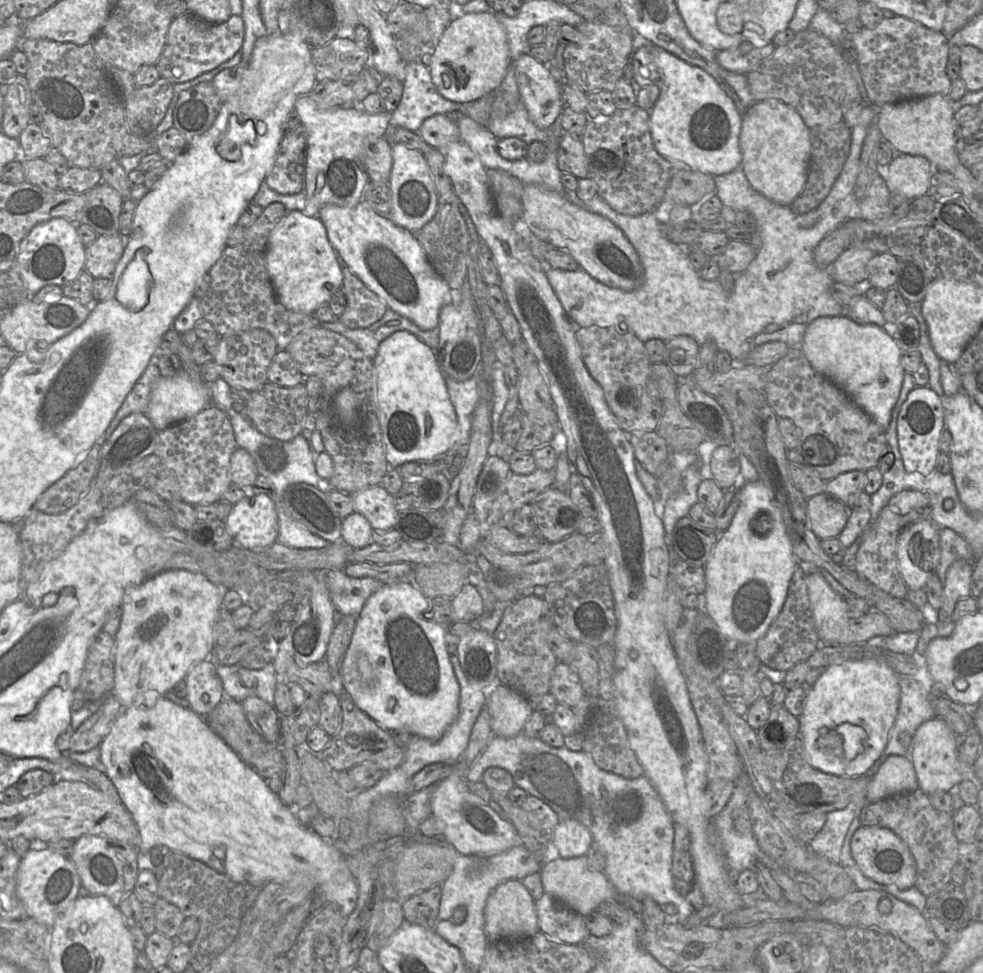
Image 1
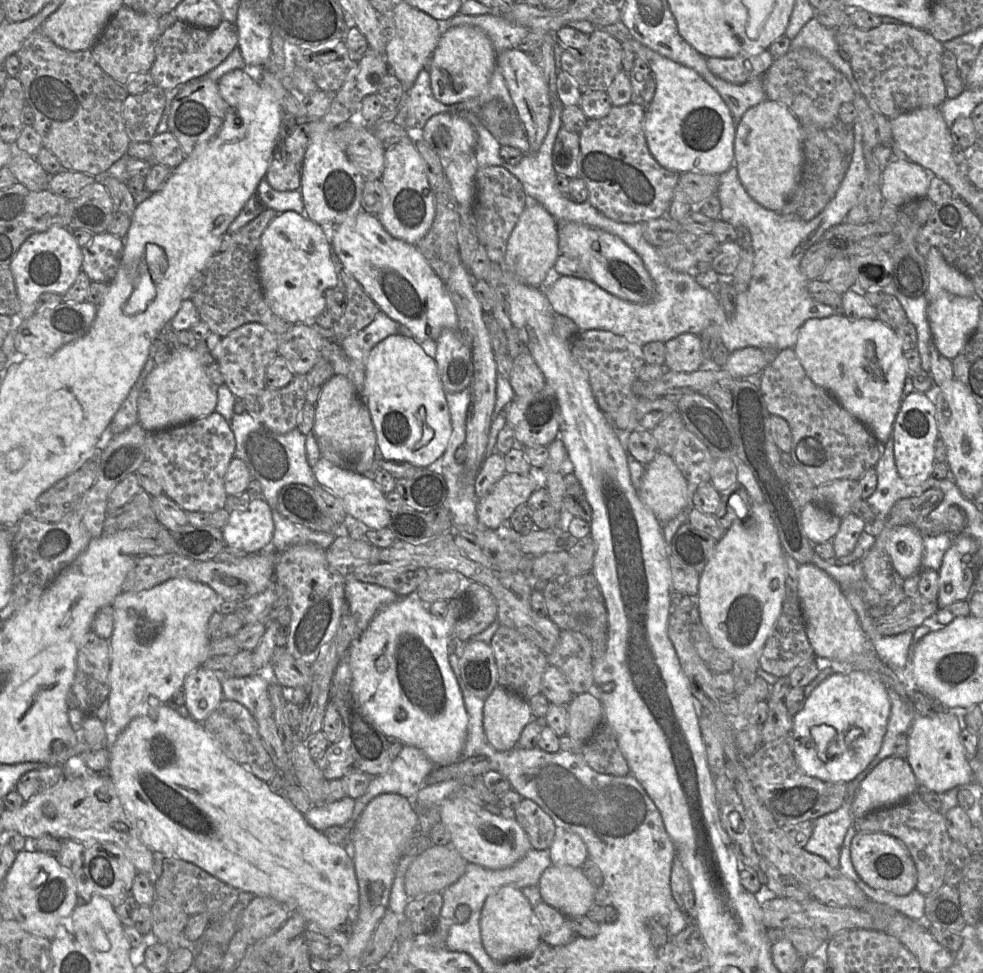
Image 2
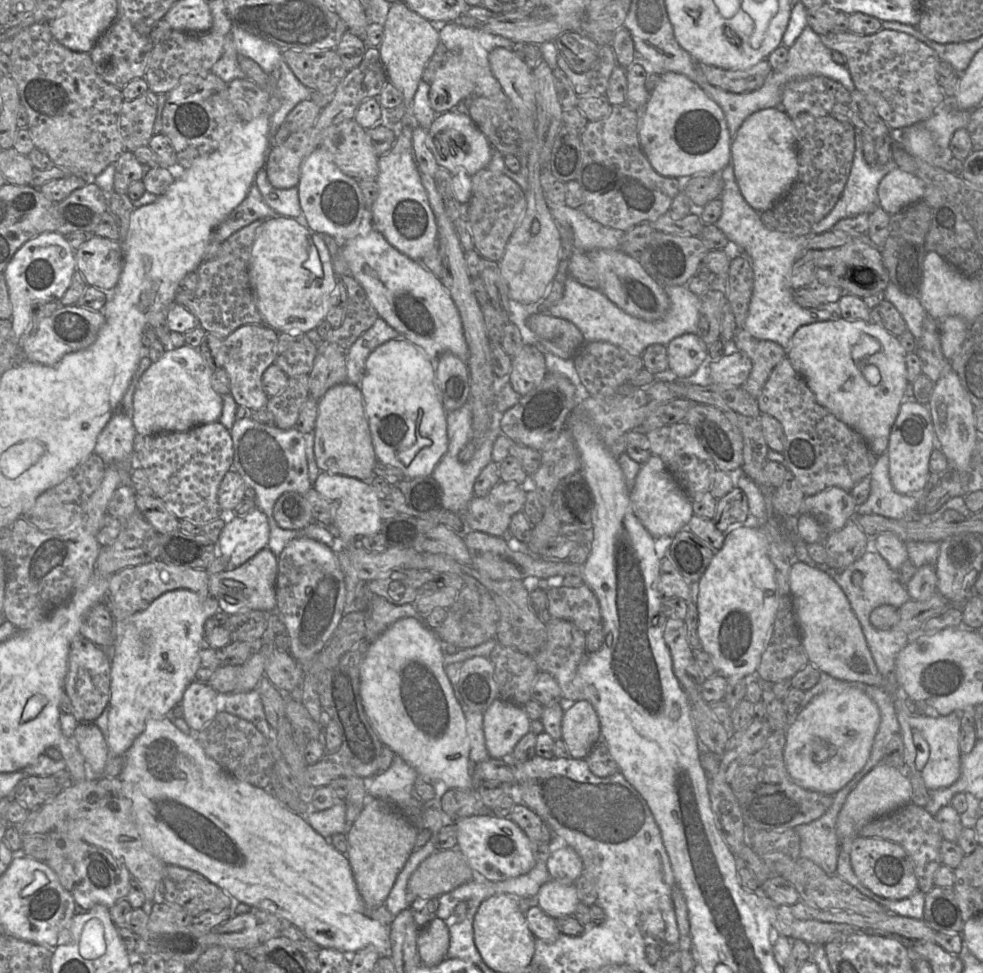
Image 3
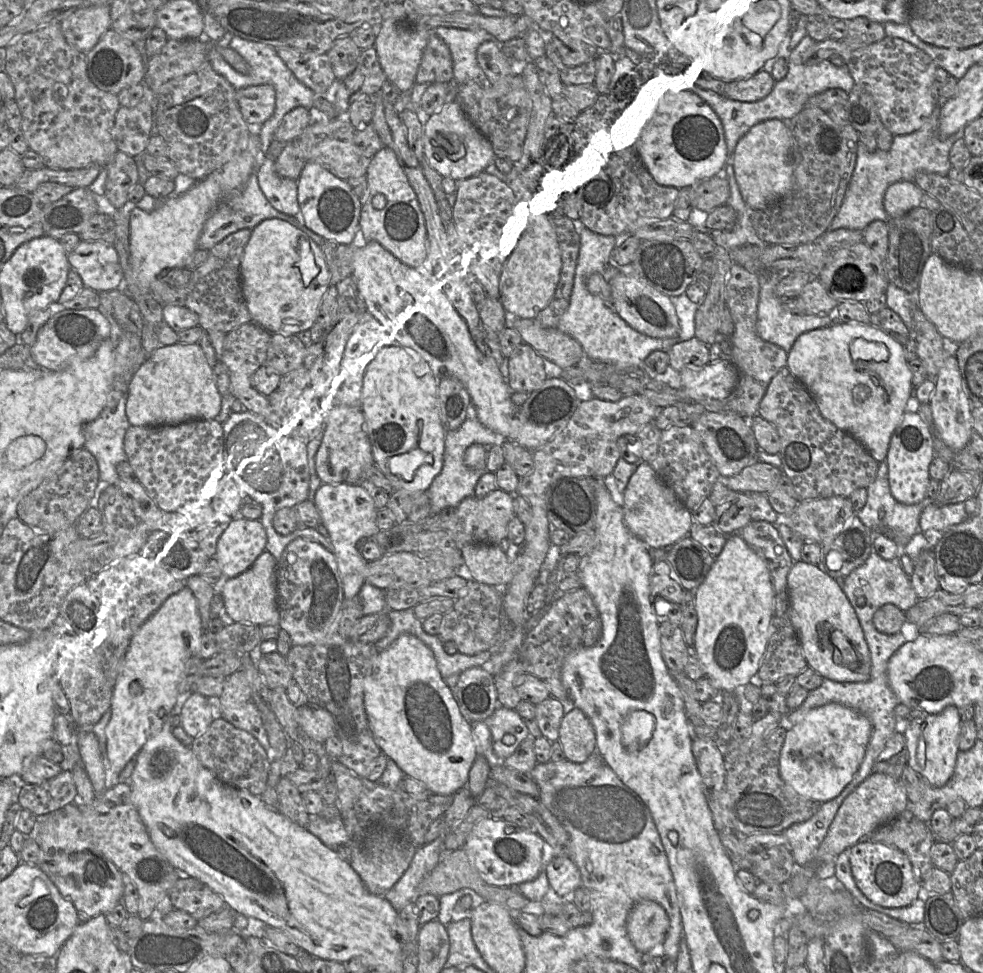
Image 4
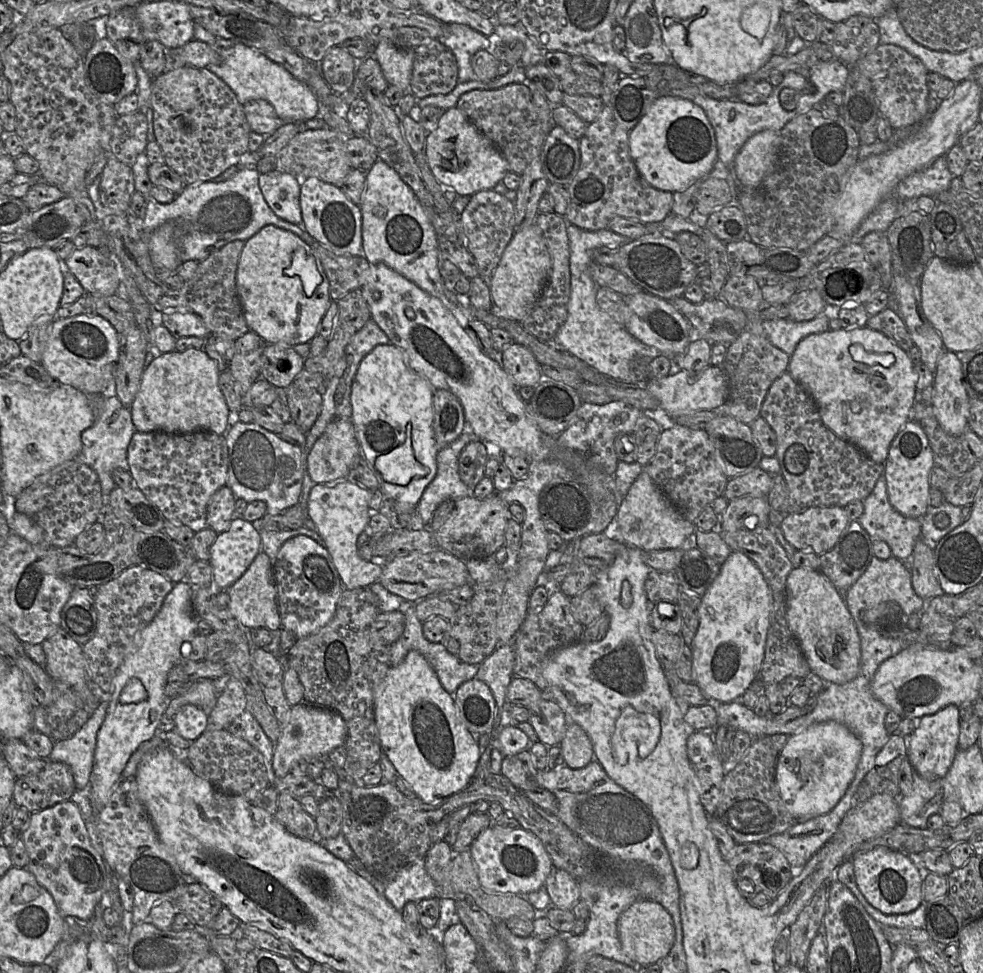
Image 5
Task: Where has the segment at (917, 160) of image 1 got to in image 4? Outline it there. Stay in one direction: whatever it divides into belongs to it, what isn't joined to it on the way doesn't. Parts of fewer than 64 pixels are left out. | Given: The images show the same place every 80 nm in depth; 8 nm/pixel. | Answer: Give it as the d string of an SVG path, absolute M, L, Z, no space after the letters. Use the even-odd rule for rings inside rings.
M897 181L890 184L885 191L883 205L889 217L900 217L921 206L924 192L914 181Z

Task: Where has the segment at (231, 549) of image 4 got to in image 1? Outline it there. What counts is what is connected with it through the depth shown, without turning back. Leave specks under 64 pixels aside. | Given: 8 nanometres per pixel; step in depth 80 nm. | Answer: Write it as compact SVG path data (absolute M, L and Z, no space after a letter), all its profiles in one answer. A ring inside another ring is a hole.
M267 494L245 496L233 505L225 524L234 544L242 548L265 548L277 542L278 516Z

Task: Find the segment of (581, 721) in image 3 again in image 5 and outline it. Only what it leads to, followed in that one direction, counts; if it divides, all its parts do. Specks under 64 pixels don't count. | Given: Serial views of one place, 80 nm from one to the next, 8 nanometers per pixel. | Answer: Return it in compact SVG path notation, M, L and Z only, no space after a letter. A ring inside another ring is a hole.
M576 723L568 724L560 747L565 764L571 769L583 768L594 759L592 742L587 733Z

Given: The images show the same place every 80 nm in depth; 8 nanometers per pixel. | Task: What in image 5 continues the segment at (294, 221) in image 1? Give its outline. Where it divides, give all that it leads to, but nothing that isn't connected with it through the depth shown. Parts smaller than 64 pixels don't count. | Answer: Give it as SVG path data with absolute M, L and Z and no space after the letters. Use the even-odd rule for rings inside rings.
M274 225L264 226L245 241L237 266L236 288L249 330L267 344L285 343L294 347L310 343L318 335L320 322L332 301L329 281L318 253L293 232Z

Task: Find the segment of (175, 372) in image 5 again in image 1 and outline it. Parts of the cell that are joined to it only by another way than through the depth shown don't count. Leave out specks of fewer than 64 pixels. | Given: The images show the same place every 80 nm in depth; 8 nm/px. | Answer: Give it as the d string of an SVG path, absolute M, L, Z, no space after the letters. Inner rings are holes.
M185 371L172 377L161 377L153 385L146 415L157 431L187 420L211 404L209 385L192 380Z

